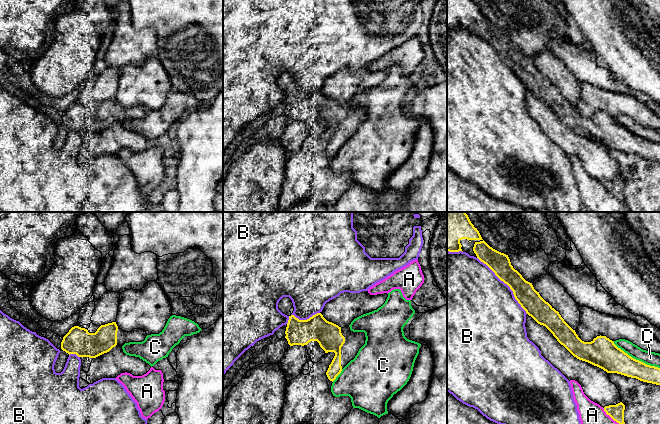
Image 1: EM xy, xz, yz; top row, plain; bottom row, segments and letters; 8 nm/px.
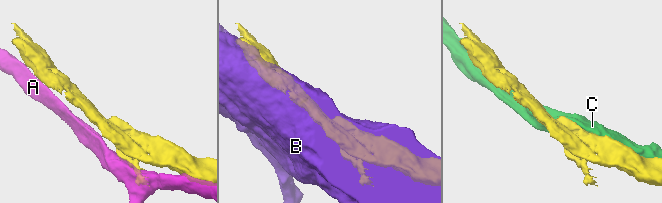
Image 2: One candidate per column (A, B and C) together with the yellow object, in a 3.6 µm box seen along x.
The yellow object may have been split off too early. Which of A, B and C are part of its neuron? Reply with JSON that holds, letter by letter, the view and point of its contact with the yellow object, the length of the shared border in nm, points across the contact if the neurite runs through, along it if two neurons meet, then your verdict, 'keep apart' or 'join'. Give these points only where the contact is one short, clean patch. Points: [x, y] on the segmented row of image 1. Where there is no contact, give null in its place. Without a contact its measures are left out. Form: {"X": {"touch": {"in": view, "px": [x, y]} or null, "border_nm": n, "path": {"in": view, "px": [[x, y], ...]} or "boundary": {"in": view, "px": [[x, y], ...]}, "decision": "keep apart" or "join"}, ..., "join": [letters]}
{"A": {"touch": {"in": "yz", "px": [610, 416]}, "border_nm": 180, "decision": "keep apart"}, "B": {"touch": {"in": "yz", "px": [506, 283]}, "border_nm": 600, "decision": "keep apart"}, "C": {"touch": {"in": "yz", "px": [635, 359]}, "border_nm": 440, "decision": "keep apart"}, "join": []}

